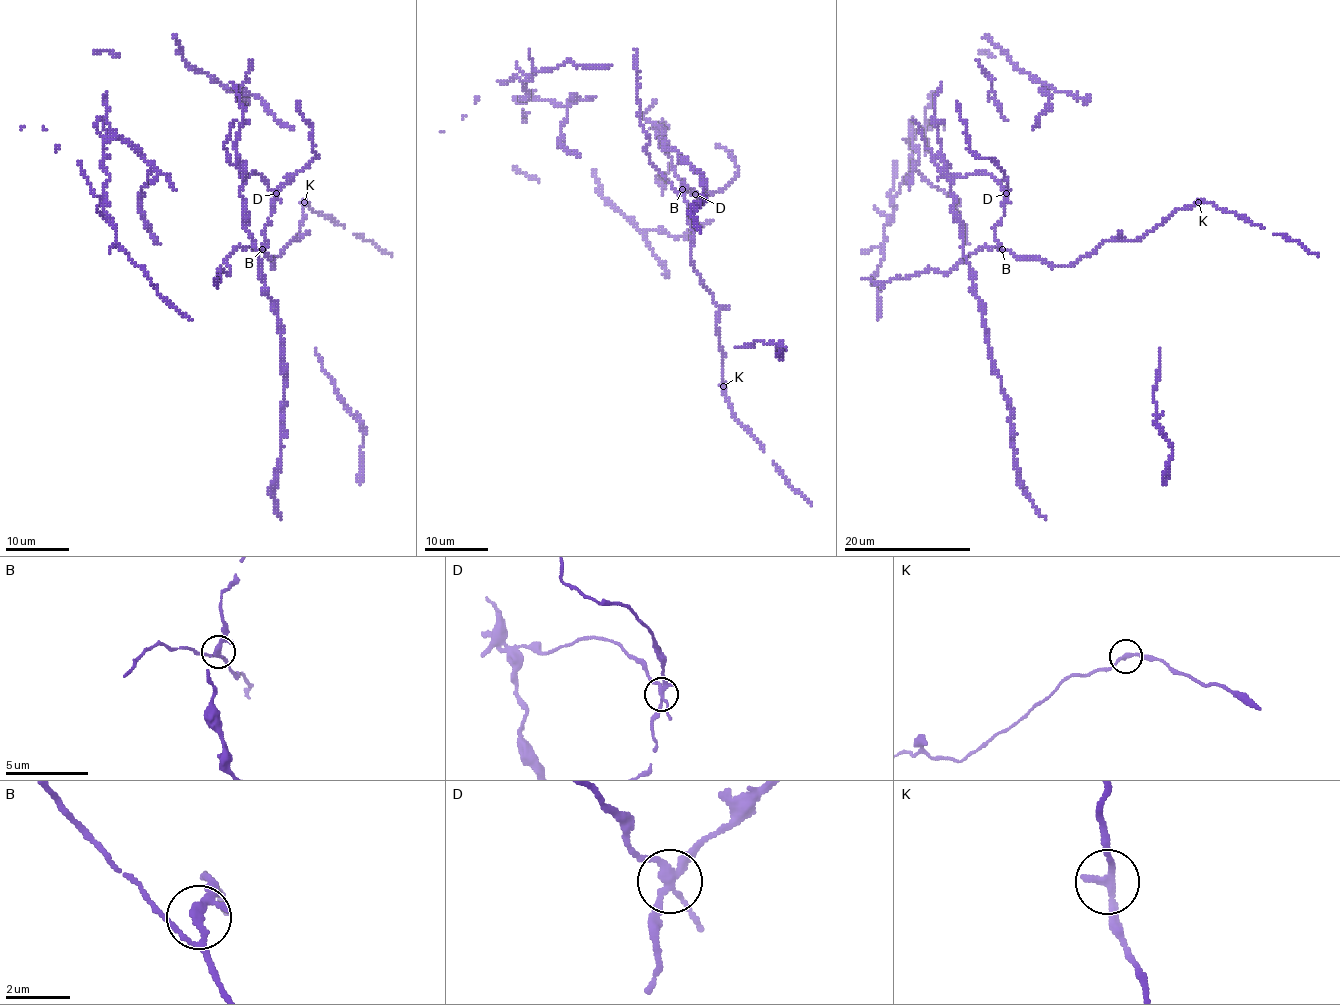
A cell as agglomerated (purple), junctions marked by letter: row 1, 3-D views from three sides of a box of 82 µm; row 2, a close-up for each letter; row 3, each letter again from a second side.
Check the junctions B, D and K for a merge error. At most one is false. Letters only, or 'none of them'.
D

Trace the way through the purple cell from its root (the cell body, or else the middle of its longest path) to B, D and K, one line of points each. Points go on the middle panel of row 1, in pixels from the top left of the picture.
B: (655, 167), (679, 193), (682, 189)
D: (655, 167), (679, 193), (684, 181), (695, 194)
K: (655, 167), (690, 208), (690, 224), (695, 234), (690, 261), (718, 308), (717, 334), (723, 354), (723, 386)

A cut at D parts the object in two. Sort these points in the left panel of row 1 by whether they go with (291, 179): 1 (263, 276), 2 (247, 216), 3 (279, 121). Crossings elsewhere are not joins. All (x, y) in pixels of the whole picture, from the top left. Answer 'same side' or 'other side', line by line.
1: other side
2: other side
3: other side

